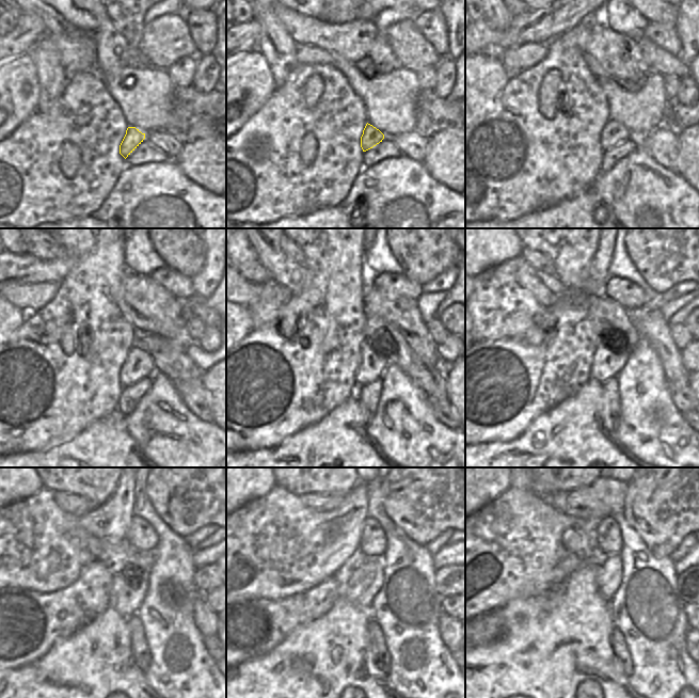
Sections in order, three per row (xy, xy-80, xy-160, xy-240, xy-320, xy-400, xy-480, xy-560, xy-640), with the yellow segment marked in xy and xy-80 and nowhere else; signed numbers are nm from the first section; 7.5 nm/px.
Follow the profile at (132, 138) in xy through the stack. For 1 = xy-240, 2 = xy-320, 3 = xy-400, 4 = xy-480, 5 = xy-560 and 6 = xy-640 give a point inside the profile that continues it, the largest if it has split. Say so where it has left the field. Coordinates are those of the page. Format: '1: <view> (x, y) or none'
1: xy-240 (139, 364)
2: xy-320 (372, 365)
3: xy-400 (607, 362)
4: xy-480 (126, 597)
5: xy-560 (361, 587)
6: xy-640 (609, 567)

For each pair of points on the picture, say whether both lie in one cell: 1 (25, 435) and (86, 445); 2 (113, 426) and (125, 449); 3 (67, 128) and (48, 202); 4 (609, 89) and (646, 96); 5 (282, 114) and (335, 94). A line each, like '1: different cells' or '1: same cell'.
1: different cells
2: same cell
3: same cell
4: same cell
5: same cell

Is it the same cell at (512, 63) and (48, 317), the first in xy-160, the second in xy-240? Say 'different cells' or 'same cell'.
different cells

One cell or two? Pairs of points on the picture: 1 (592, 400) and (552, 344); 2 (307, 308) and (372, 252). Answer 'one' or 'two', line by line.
1: two
2: two

